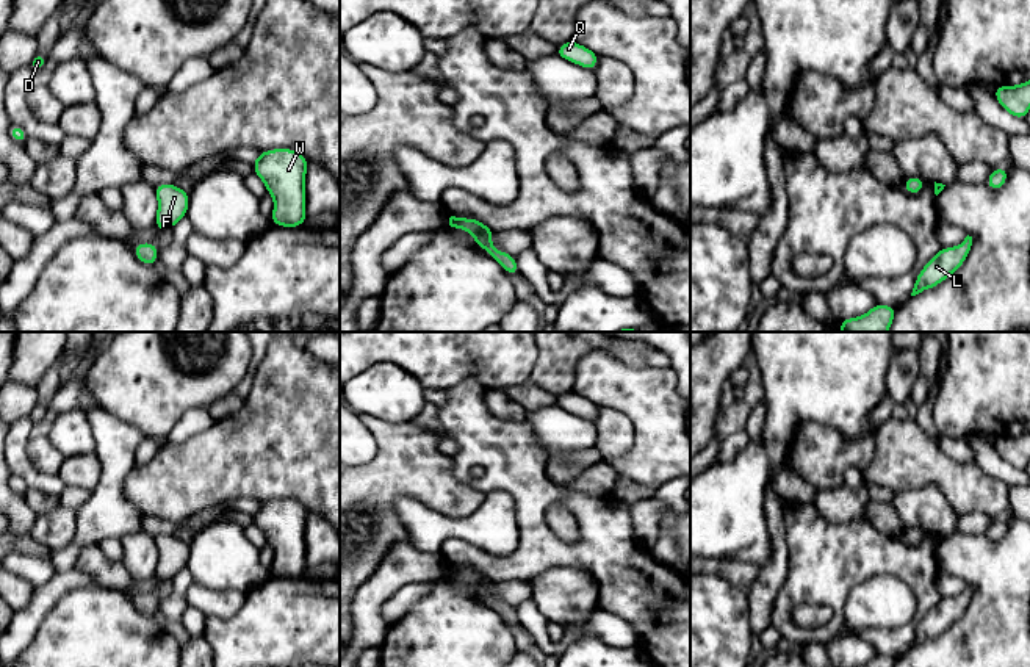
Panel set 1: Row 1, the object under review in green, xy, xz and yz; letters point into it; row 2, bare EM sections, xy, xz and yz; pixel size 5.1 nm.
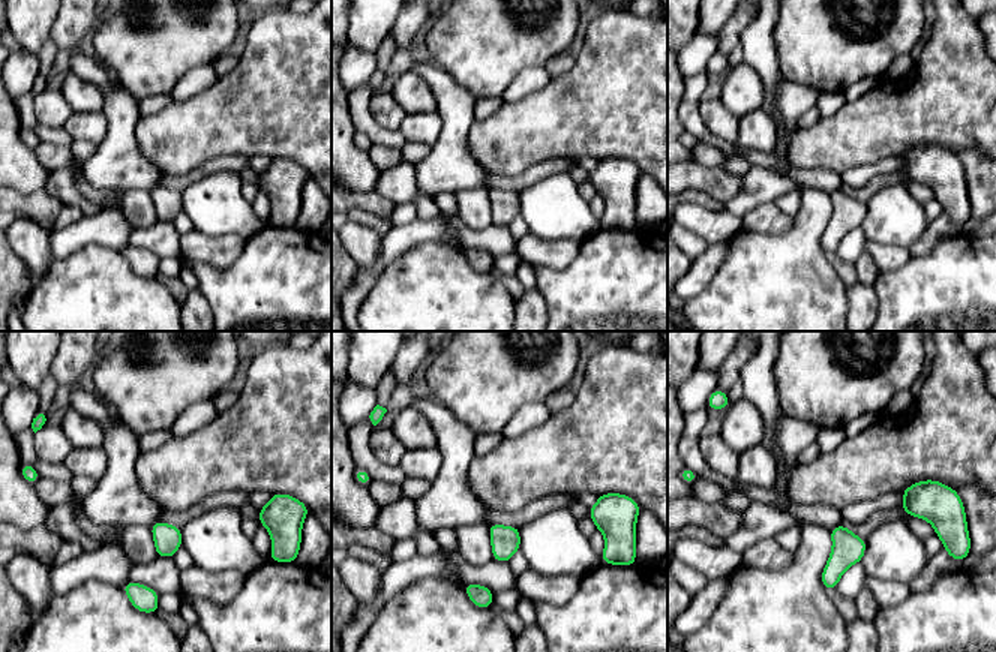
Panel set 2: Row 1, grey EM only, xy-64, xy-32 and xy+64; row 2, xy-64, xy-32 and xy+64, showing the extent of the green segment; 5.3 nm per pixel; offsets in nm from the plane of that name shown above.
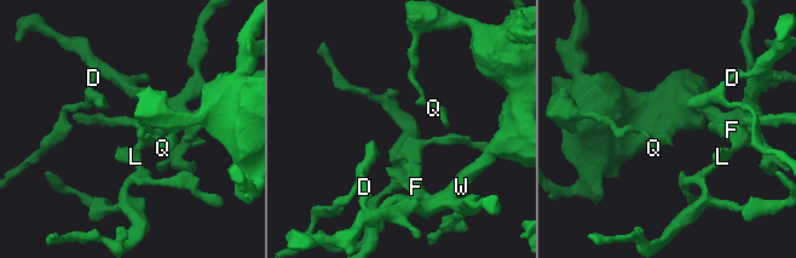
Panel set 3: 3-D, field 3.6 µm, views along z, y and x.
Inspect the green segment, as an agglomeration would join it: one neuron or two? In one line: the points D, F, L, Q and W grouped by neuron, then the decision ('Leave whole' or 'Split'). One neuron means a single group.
Groups: D F L Q W. Leave whole

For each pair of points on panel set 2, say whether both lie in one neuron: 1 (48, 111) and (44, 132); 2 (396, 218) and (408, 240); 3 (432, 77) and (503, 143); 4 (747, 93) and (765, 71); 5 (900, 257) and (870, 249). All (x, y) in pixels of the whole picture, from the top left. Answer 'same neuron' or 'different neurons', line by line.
1: different neurons
2: different neurons
3: different neurons
4: different neurons
5: same neuron

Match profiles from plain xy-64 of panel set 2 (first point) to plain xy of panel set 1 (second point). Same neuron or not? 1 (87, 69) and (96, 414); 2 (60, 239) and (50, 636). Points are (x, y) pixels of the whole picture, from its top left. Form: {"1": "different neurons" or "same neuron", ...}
{"1": "same neuron", "2": "different neurons"}

